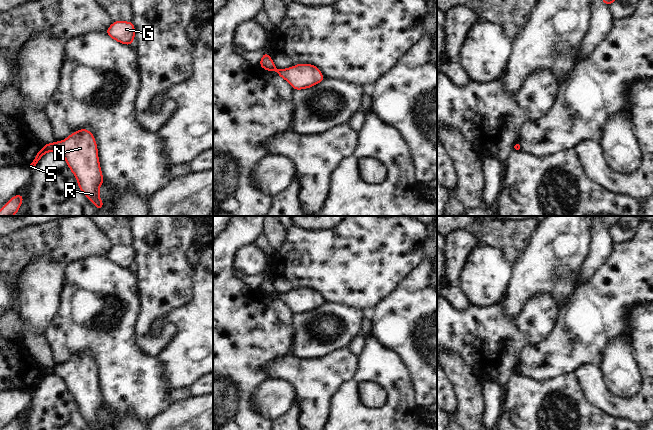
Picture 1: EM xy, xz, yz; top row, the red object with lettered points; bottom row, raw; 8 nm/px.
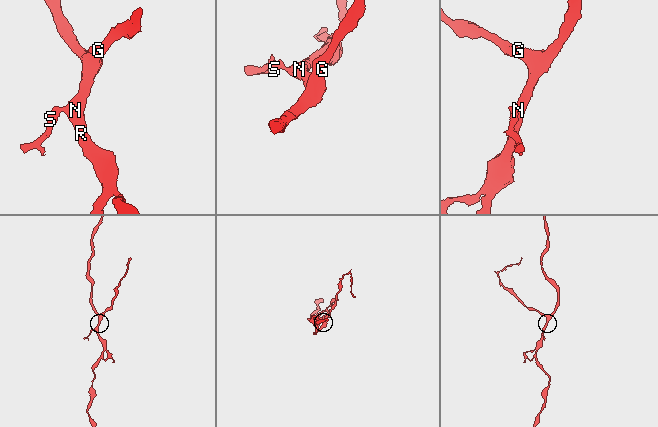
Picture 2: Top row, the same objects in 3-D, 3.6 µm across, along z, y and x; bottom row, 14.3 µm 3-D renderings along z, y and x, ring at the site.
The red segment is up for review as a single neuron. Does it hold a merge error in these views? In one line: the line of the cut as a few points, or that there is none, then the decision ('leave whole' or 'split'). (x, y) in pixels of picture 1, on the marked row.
xy (53, 143), (54, 150) | split

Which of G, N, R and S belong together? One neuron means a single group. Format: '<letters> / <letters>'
G N R / S

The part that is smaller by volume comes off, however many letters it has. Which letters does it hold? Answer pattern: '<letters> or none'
S

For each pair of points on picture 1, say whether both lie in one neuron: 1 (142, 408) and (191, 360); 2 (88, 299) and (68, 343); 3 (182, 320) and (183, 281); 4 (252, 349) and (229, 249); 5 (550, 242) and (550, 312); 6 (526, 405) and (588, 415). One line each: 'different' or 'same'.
1: different
2: same
3: different
4: same
5: different
6: same

